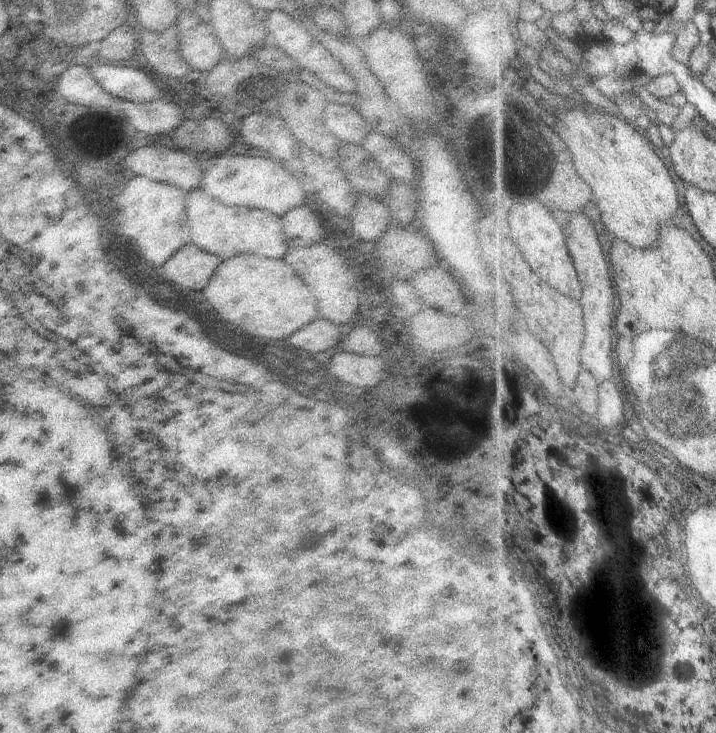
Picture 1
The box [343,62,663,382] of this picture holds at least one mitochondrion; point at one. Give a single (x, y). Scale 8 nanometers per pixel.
(520, 174)

